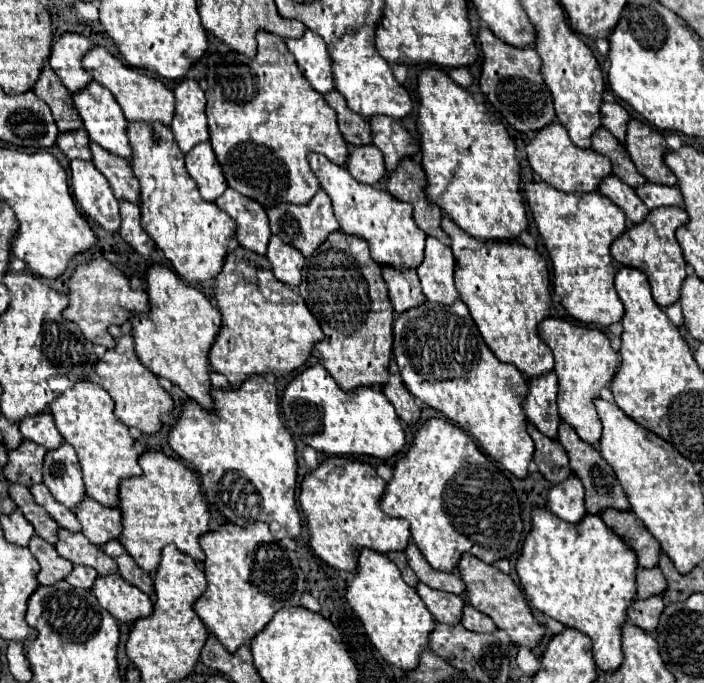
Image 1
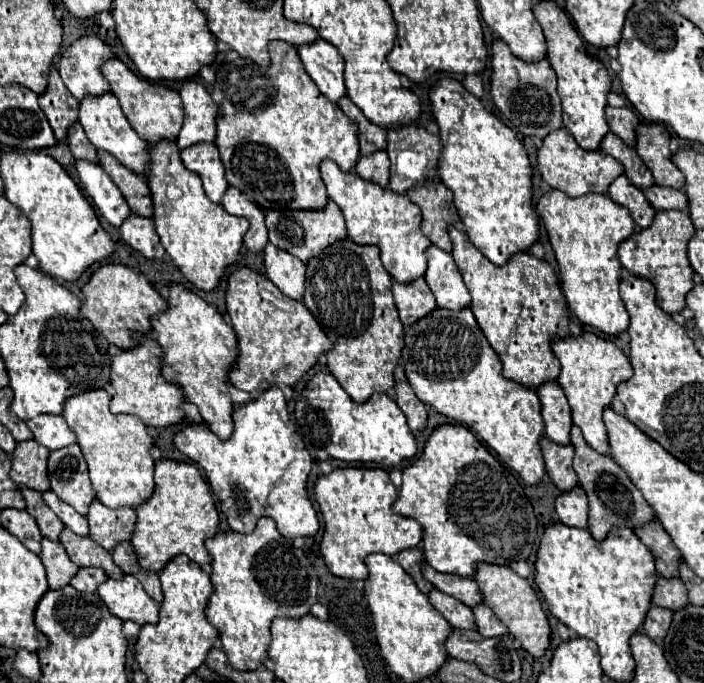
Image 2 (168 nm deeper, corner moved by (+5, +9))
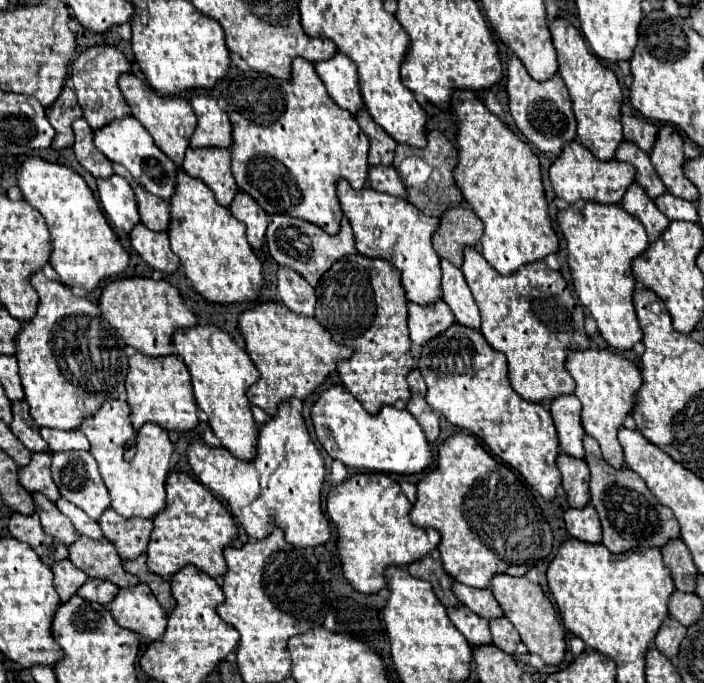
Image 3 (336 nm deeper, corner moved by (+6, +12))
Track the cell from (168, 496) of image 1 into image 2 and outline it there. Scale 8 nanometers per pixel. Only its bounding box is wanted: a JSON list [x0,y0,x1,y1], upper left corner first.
[131,459,219,571]

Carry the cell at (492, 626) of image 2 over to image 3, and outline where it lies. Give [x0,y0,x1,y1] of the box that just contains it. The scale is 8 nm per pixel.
[490,618,520,658]

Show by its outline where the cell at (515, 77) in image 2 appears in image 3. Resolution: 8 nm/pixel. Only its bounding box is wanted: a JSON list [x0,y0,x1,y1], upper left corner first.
[508,56,576,158]

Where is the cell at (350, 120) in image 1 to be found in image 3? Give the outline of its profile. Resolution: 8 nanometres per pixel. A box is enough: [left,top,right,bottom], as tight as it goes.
[356,110,396,166]

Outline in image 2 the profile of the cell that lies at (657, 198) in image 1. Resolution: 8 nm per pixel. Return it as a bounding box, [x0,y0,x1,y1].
[643,185,687,209]

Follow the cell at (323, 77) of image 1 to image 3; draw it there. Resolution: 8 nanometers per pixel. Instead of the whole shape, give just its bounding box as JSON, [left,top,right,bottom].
[314,52,364,116]

